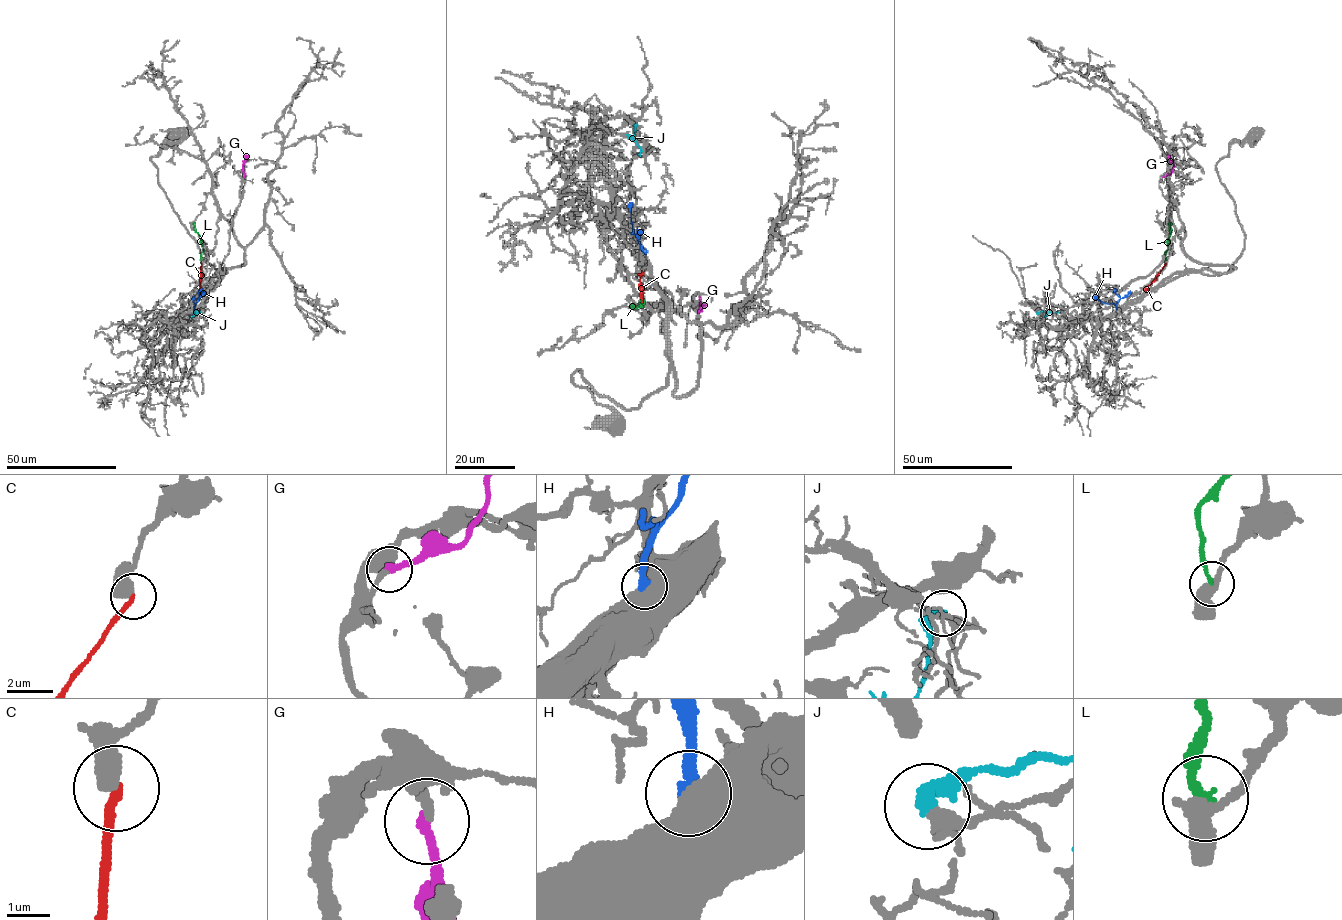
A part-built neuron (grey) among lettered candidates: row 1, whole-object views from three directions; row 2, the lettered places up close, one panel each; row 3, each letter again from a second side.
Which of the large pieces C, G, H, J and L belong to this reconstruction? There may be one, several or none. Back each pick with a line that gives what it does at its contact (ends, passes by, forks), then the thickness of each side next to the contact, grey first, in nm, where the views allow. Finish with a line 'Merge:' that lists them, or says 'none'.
G: it ends there; 220 nm thick on the grey side, 240 nm on the other
Merge: G

